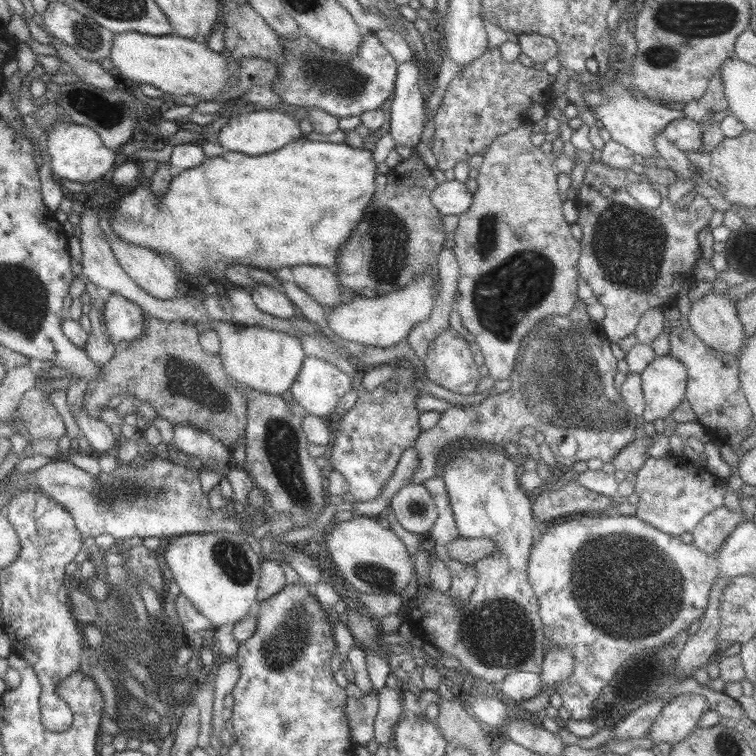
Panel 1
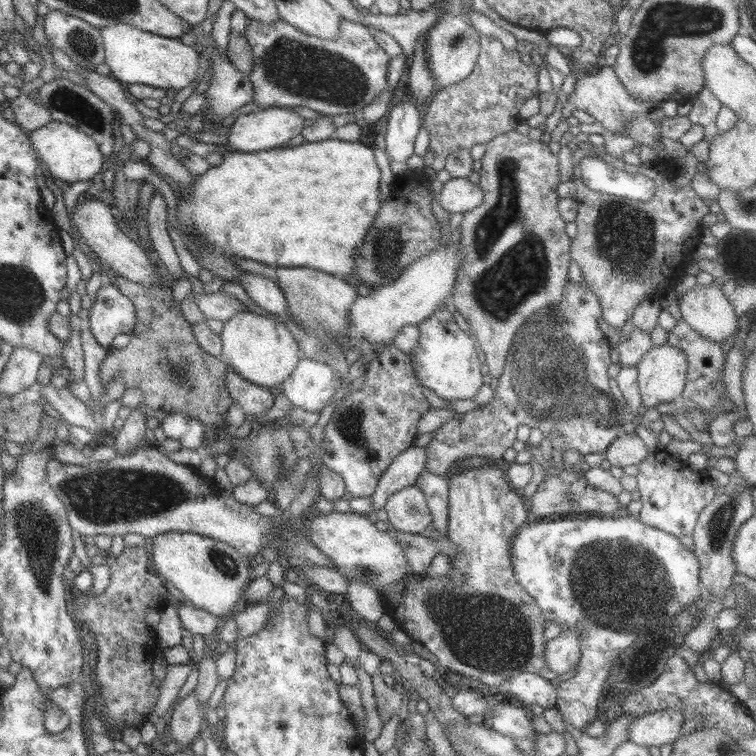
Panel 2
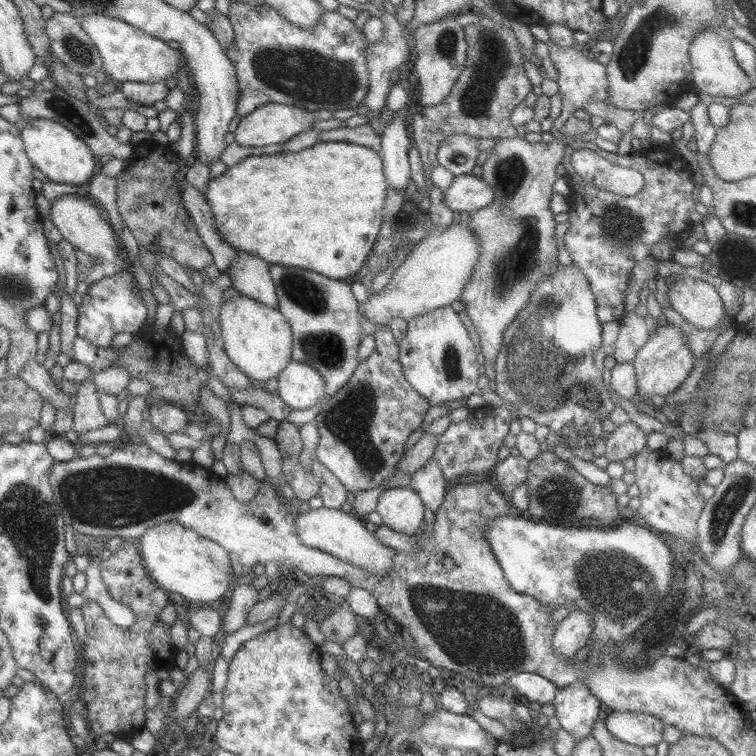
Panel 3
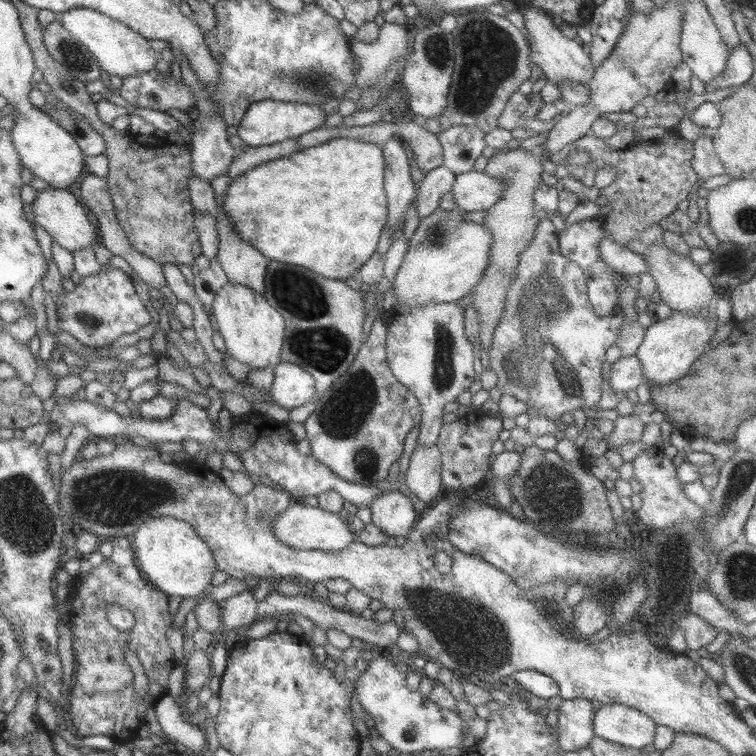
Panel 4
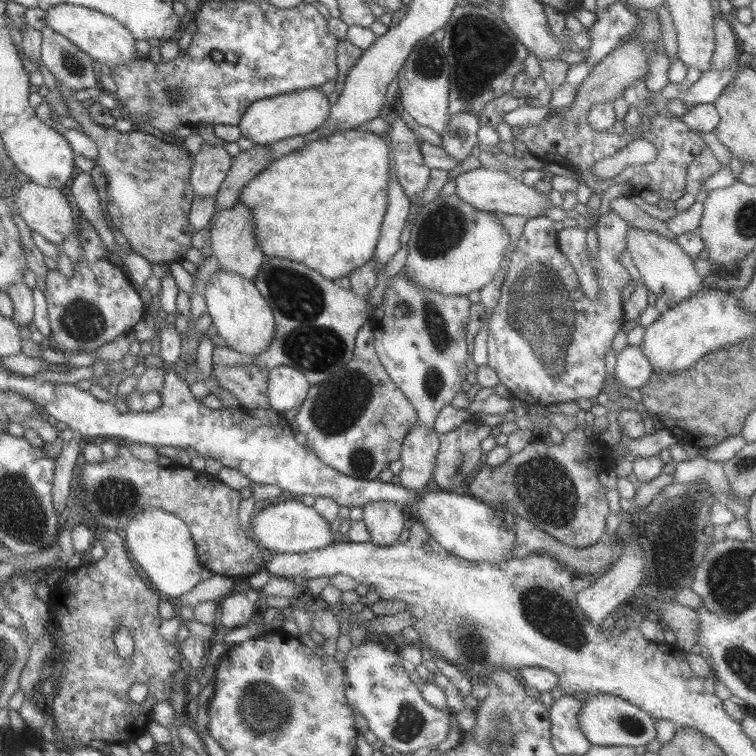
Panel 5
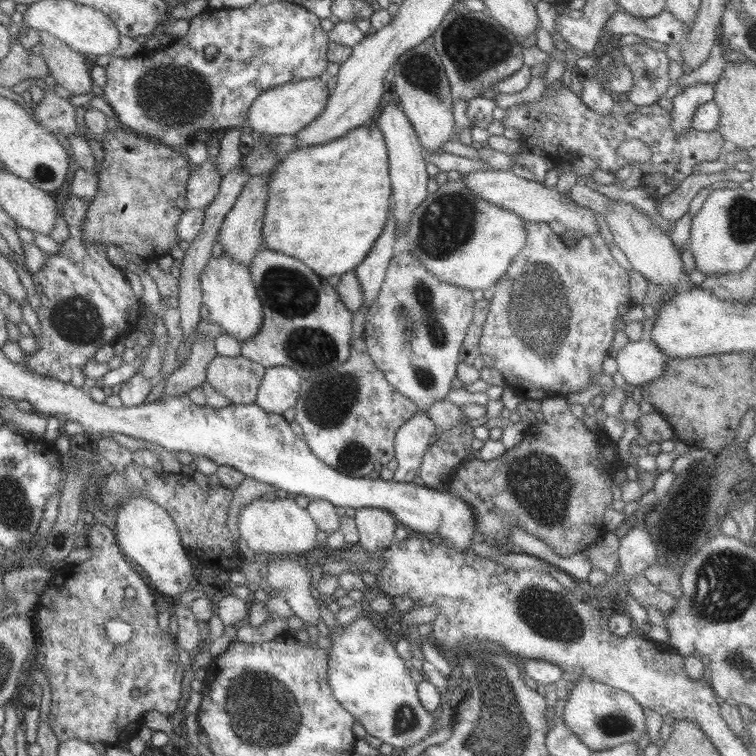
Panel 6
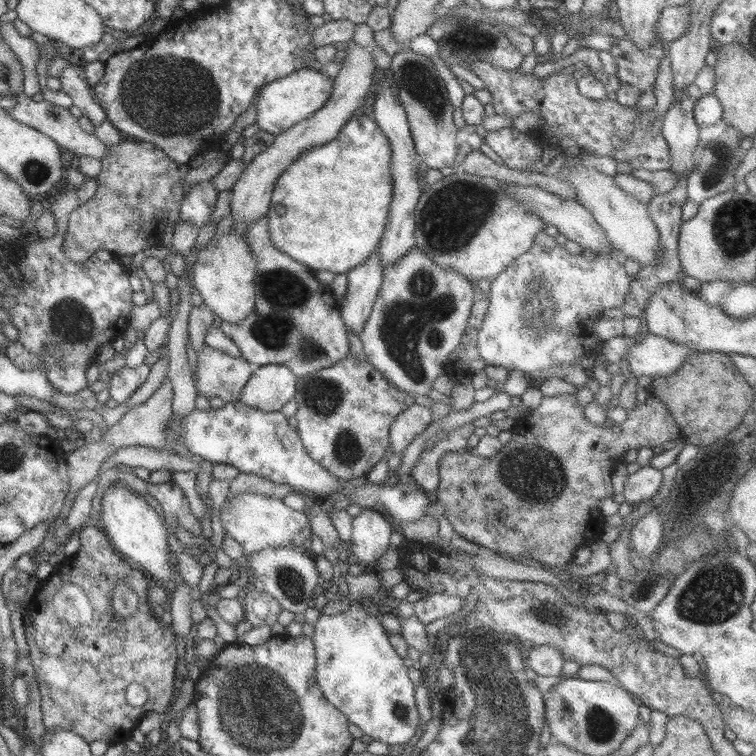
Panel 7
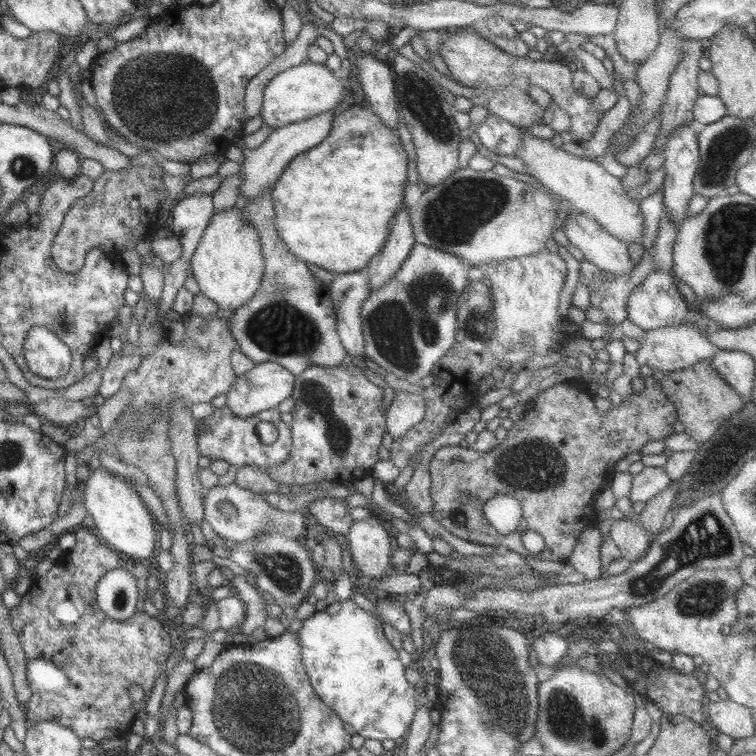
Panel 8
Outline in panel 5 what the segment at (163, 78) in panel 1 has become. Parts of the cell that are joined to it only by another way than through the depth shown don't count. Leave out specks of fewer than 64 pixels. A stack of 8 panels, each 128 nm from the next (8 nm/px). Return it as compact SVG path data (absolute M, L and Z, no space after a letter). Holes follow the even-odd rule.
M57 4L45 9L43 22L45 22L45 27L51 28L57 34L61 34L63 38L67 38L69 42L73 43L73 46L77 46L79 50L82 50L89 58L96 60L99 64L112 67L135 59L135 54L133 54L135 38L119 22L98 13L96 10L82 6Z

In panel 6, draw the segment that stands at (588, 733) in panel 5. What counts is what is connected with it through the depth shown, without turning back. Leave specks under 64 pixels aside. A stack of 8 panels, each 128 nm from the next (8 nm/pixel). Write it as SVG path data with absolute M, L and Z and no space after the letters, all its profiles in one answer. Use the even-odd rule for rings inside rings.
M576 680L561 694L565 700L561 720L573 732L581 744L592 752L611 749L624 742L637 742L645 734L645 715L643 708L622 690L589 680Z

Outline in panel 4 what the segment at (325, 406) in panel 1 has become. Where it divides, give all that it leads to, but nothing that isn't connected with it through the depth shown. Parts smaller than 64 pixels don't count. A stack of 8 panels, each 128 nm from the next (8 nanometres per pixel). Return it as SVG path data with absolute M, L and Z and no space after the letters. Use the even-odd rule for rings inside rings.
M283 362L272 369L272 384L267 391L276 406L289 411L310 402L314 398L315 388L309 372Z

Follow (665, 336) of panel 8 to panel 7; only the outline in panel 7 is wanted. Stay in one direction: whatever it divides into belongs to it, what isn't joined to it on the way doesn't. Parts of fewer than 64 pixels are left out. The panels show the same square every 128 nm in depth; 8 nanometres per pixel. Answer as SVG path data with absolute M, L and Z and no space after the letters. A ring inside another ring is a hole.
M647 333L631 346L627 364L635 378L667 377L674 374L691 354L694 352L690 348Z

